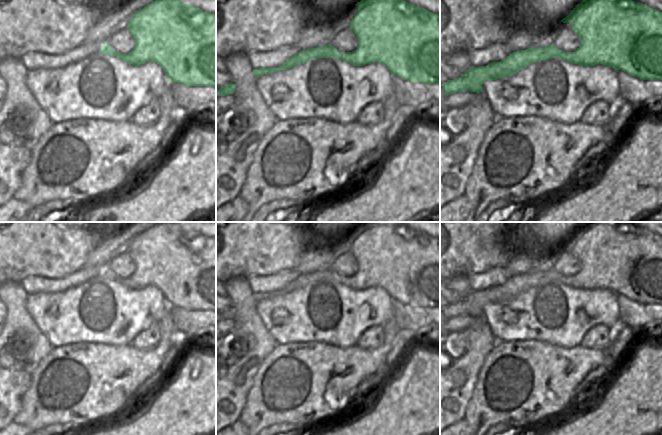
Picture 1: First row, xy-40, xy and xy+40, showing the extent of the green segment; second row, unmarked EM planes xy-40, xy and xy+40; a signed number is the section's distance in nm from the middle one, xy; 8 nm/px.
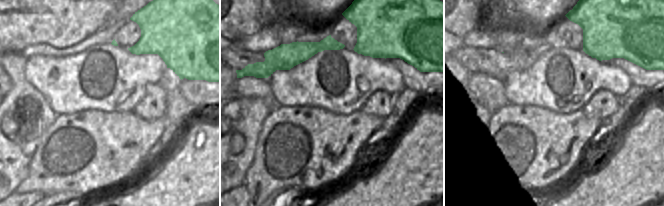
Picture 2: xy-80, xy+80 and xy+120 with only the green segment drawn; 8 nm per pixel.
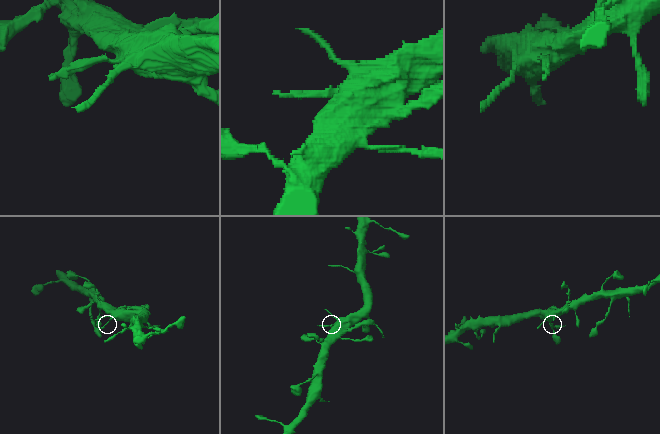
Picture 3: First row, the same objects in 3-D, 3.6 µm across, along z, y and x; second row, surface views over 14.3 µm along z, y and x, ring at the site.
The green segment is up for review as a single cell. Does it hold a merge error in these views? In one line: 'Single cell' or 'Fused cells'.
Single cell

